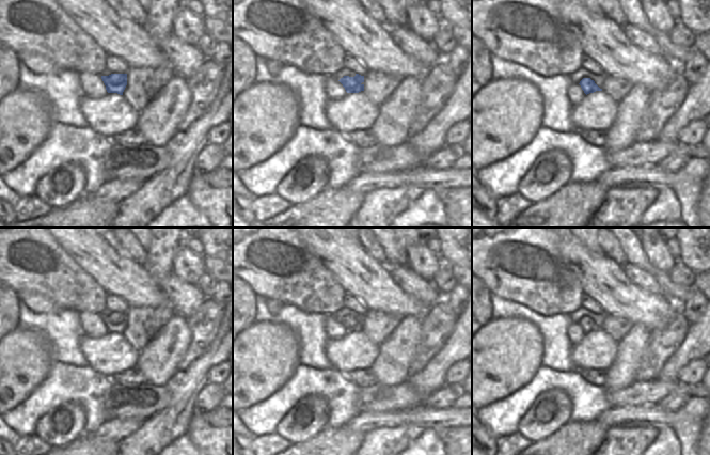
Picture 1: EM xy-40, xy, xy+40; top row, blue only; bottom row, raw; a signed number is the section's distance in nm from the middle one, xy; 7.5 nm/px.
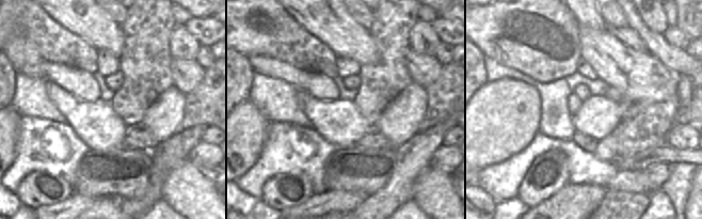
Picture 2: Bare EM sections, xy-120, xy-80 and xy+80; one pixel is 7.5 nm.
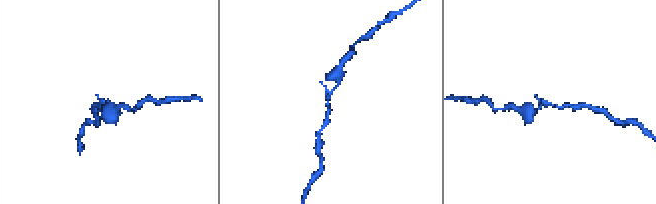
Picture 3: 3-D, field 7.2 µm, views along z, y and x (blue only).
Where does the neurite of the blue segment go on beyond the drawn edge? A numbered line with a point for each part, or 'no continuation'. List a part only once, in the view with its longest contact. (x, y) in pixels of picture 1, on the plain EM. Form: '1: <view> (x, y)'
no continuation

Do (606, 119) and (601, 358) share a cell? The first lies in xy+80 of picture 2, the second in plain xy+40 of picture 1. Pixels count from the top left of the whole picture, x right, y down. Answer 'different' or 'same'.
same

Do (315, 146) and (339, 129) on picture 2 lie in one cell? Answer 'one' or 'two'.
two

